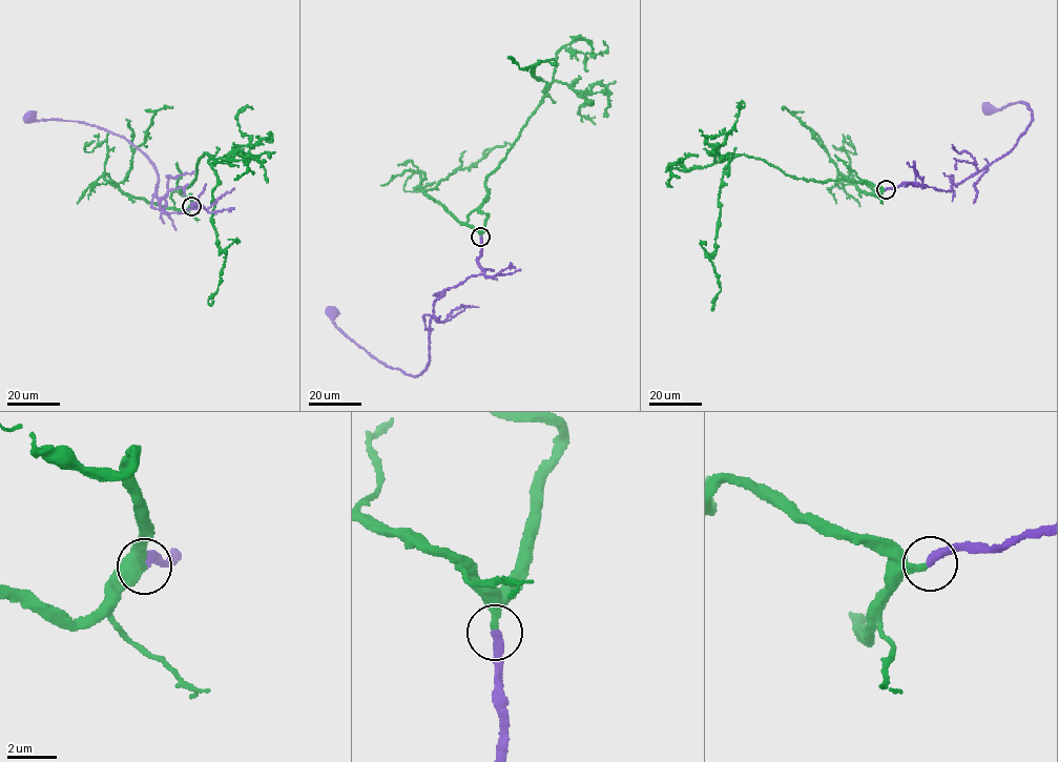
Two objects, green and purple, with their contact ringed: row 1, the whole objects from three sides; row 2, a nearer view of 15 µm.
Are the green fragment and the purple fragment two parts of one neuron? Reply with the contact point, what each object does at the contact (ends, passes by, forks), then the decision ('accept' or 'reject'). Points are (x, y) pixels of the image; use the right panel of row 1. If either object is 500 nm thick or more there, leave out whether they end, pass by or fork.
place (886, 189); green ends; purple ends; accept

